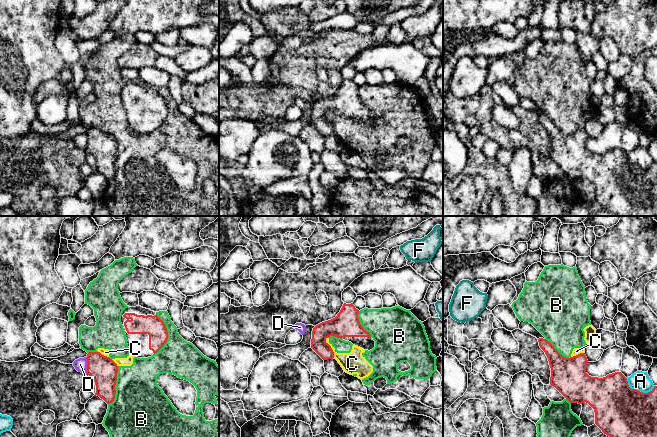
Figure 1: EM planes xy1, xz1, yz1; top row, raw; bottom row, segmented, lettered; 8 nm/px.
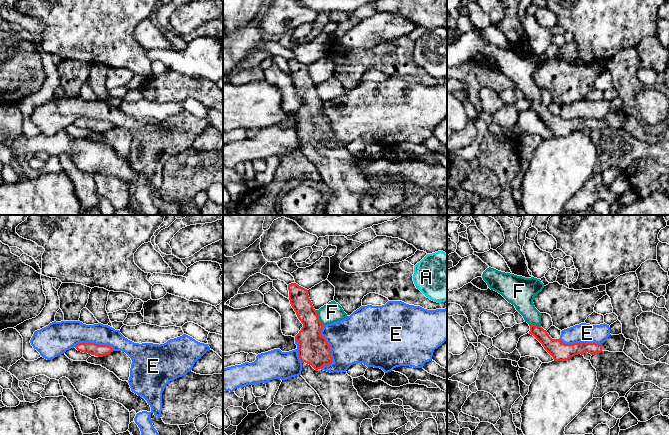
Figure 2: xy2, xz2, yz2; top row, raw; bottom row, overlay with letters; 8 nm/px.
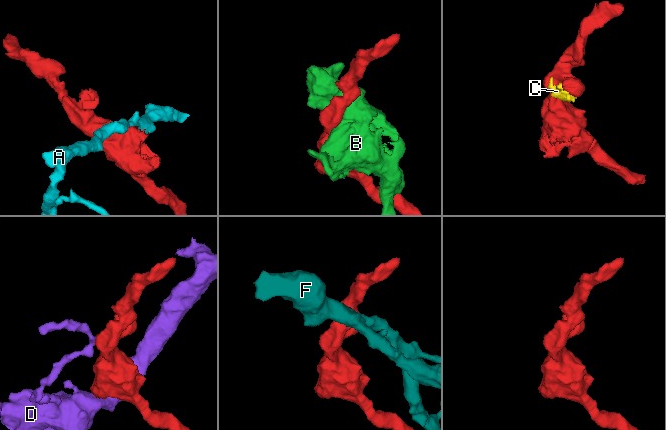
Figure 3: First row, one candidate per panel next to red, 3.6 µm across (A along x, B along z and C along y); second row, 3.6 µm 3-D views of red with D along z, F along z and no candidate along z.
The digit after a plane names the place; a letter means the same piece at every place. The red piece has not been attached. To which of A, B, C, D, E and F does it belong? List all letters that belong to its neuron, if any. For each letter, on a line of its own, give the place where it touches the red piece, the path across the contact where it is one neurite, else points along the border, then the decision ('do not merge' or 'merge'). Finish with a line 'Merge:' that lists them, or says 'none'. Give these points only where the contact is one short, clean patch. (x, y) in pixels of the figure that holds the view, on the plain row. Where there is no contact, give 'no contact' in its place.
A: contact yz1 (637, 166); do not merge
B: contact xy1 (167, 110); do not merge
C: contact xz1 (330, 123); do not merge
D: contact xy1 (87, 141); border xy1 (86, 133), (87, 140), (84, 149); do not merge
E: contact xz2 (329, 125); border xz2 (323, 101), (321, 111), (329, 121), (332, 137), (320, 144); do not merge
F: contact xz2 (318, 94); do not merge
Merge: none

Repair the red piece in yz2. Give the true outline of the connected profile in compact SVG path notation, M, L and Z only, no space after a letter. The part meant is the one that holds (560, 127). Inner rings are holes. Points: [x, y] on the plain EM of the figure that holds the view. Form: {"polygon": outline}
{"polygon": "M529 100L529 110L533 111L553 133L554 137L565 137L571 133L585 128L594 131L602 127L623 128L626 114L623 110L610 111L602 120L596 119L573 119L565 120L560 115L552 115L541 102Z"}

